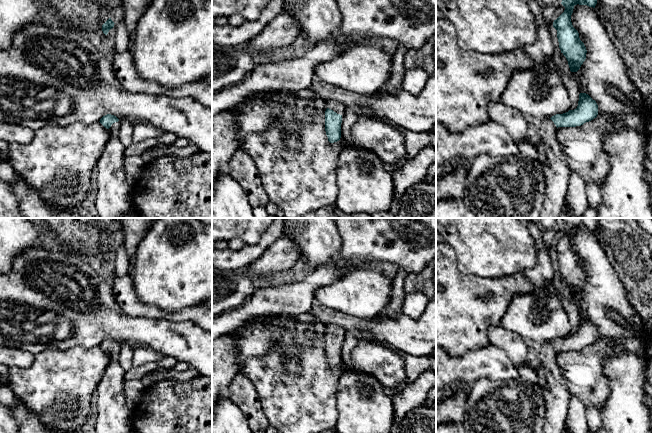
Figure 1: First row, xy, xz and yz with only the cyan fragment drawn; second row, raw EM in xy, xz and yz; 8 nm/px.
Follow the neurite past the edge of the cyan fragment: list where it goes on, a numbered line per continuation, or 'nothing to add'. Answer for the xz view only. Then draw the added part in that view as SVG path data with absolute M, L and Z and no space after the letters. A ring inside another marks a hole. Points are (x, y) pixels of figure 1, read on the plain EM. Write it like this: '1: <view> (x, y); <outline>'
1: xz (336, 330); M327 323L327 324L325 324L325 327L327 329L327 332L333 334L337 338L342 339L344 337L346 330L344 328L342 328L341 326L335 324L335 323Z

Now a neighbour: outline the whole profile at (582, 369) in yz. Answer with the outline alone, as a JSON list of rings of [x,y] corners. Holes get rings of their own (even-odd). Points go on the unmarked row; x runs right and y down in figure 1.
[[[628,338],[622,346],[613,348],[609,340],[599,340],[581,350],[558,351],[556,362],[570,395],[576,396],[586,409],[595,407],[601,411],[611,393],[603,374],[604,362],[609,356],[627,350],[641,355],[644,344]]]

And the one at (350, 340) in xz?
[[[346,330],[342,338],[341,357],[343,362],[351,364],[351,354],[359,343],[358,337],[353,331]]]

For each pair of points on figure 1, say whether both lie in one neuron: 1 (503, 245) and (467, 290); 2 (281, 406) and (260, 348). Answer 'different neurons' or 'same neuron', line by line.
1: different neurons
2: different neurons

